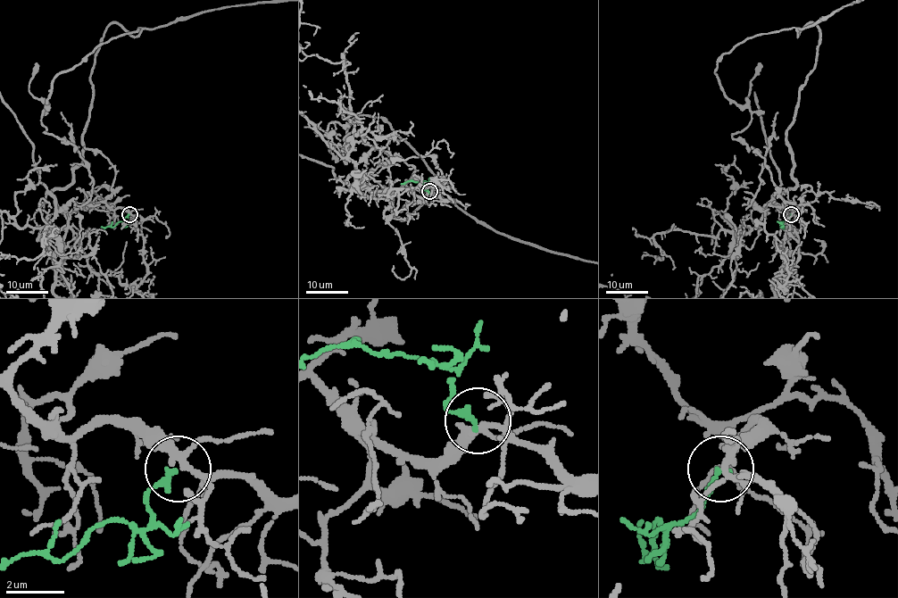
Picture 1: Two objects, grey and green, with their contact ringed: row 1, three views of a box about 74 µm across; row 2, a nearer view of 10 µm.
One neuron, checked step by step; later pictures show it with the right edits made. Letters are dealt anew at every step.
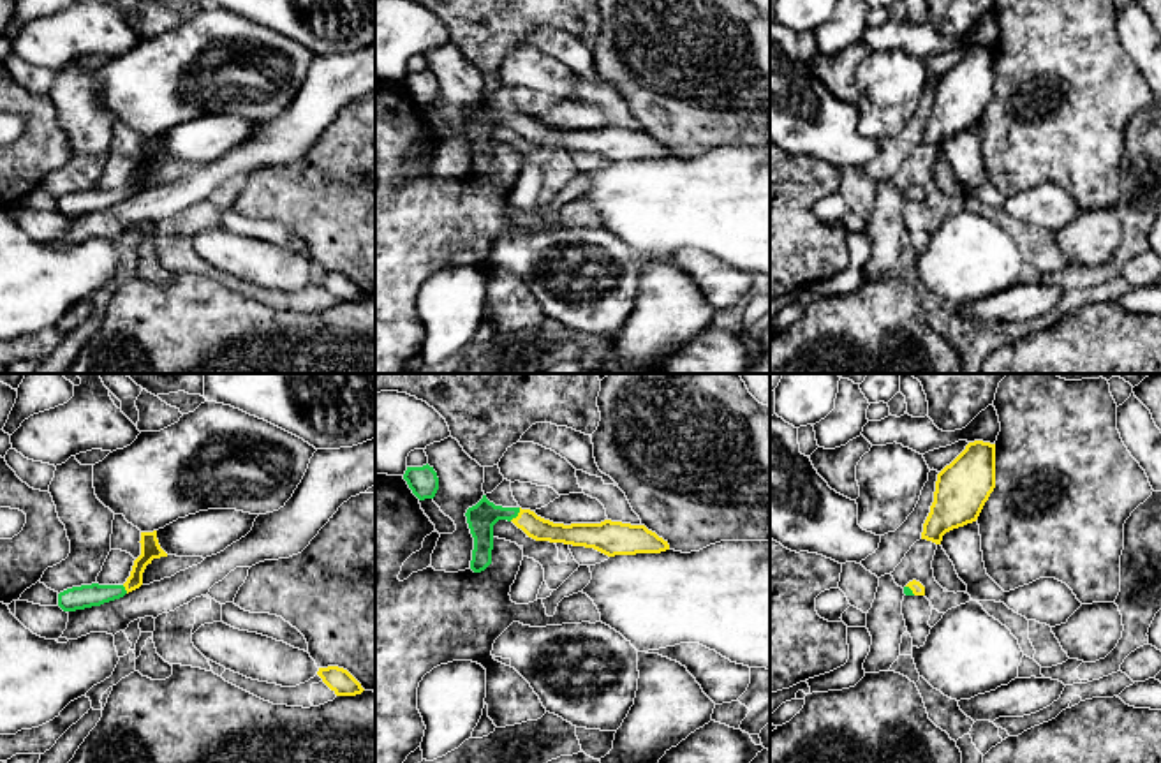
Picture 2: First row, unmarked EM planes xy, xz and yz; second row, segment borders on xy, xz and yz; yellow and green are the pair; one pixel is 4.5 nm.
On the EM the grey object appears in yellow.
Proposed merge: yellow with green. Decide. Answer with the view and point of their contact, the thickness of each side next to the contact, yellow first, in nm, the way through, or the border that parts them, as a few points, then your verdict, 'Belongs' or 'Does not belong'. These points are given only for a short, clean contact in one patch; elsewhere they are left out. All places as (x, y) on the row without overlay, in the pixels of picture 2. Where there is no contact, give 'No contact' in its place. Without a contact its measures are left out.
Touches yellow at xz (518, 120). Thickness 110 nm (yellow) against 130 nm. Path across: xz (536, 133), (518, 120), (487, 118), (481, 122). Belongs

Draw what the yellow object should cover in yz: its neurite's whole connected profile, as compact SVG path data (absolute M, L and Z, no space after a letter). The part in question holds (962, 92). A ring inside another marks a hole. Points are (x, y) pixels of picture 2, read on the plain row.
M974 46L939 79L921 144L941 150L953 134L978 125L995 93L995 49Z

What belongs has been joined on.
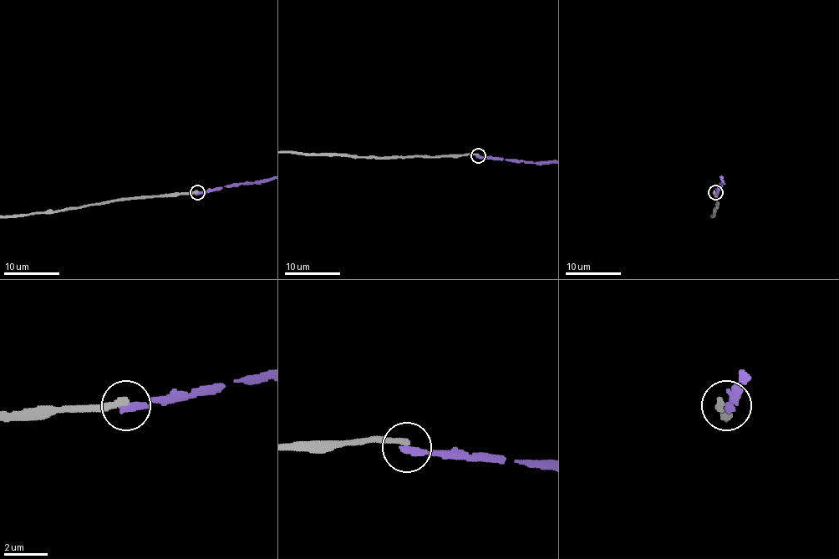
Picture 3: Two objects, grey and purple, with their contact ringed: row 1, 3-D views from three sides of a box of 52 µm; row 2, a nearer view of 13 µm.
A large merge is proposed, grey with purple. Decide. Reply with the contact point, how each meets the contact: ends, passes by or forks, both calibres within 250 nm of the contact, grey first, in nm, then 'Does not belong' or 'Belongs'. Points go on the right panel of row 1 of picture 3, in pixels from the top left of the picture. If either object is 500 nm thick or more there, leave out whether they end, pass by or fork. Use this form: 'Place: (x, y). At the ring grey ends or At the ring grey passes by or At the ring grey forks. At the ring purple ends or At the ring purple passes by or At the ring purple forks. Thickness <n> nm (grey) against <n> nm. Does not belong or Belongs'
Place: (715, 192). At the ring grey ends. At the ring purple ends. Thickness 240 nm (grey) against 320 nm. Does not belong

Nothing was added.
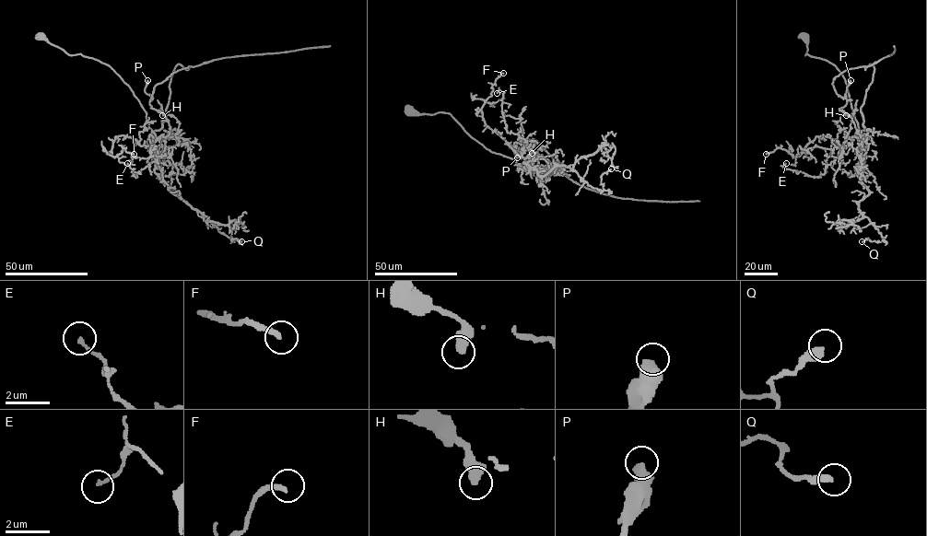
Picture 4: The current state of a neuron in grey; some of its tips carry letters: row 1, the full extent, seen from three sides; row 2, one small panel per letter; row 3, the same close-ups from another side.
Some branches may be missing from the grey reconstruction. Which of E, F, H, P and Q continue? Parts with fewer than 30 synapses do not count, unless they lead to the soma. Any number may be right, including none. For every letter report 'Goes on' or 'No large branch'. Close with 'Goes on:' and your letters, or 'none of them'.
E: No large branch
F: No large branch
H: No large branch
P: No large branch
Q: No large branch
Goes on: none of them

